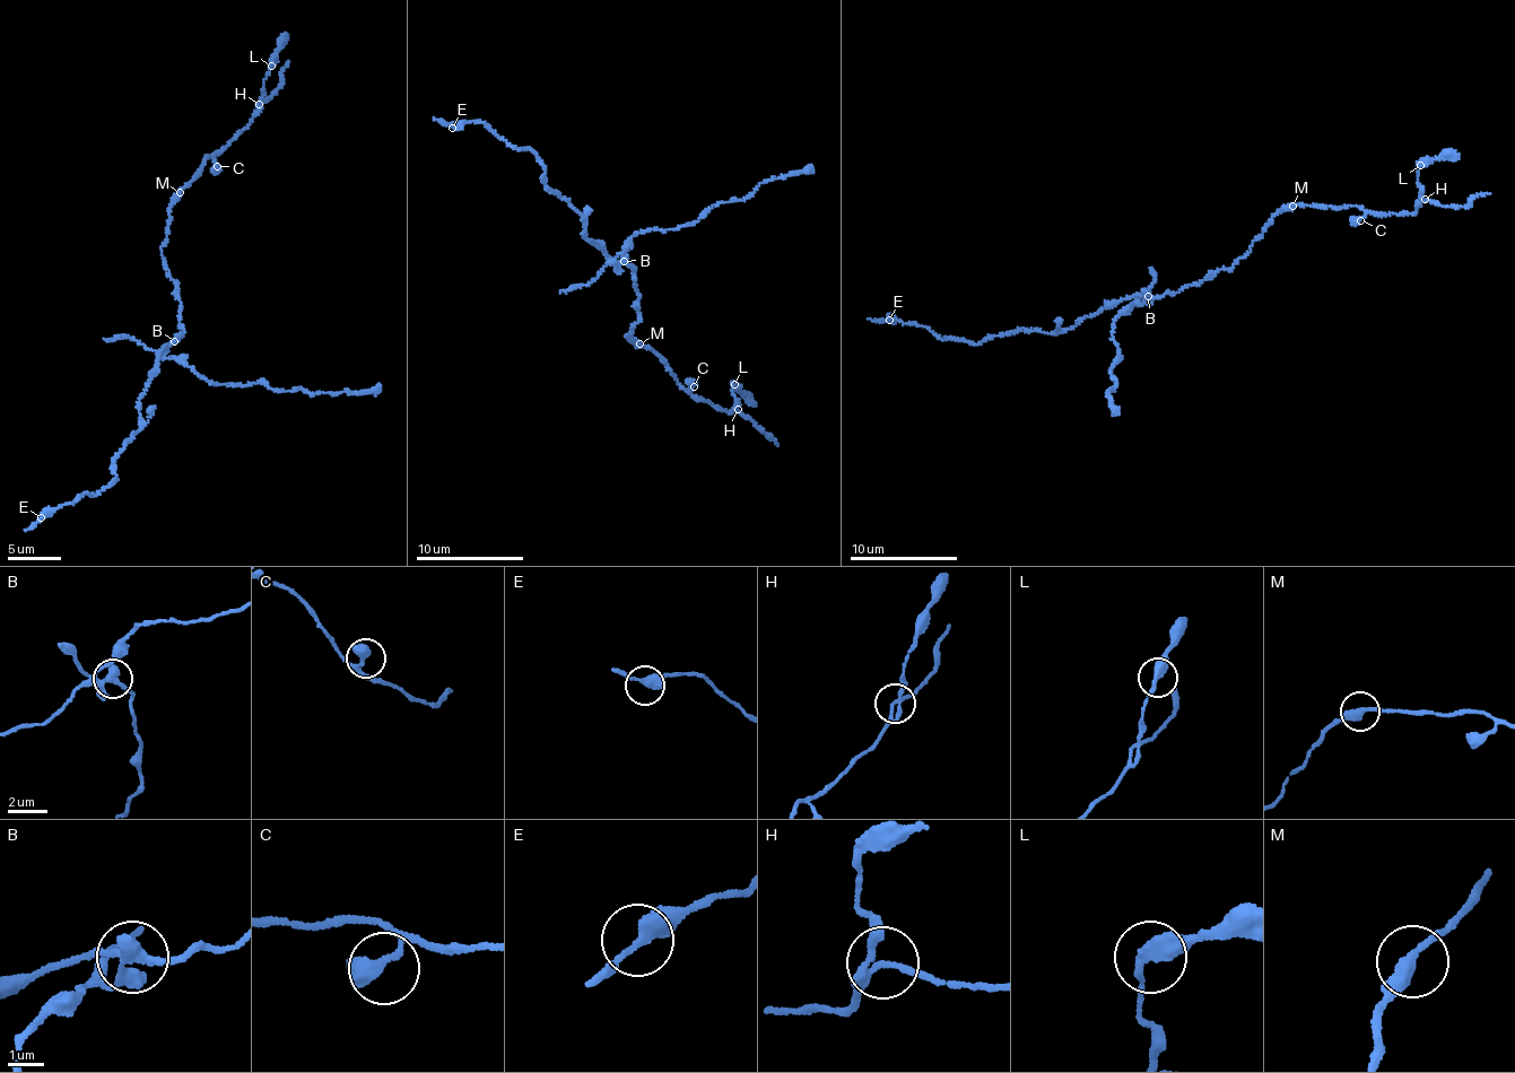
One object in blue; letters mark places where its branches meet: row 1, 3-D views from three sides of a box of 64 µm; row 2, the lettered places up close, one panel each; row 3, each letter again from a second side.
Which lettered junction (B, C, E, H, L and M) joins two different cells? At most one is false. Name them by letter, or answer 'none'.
B

